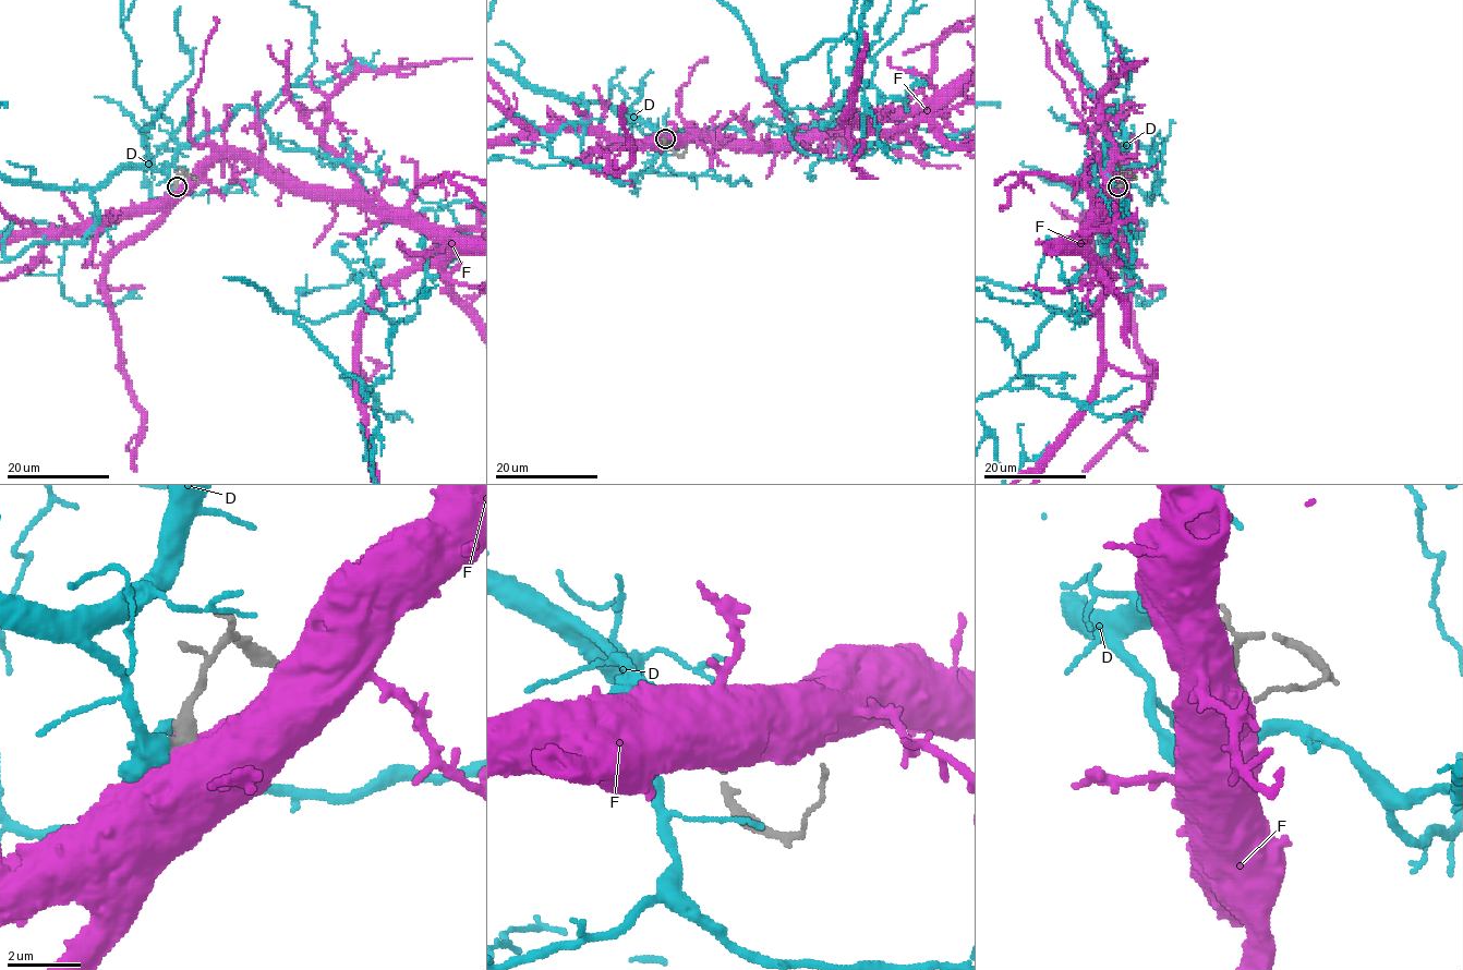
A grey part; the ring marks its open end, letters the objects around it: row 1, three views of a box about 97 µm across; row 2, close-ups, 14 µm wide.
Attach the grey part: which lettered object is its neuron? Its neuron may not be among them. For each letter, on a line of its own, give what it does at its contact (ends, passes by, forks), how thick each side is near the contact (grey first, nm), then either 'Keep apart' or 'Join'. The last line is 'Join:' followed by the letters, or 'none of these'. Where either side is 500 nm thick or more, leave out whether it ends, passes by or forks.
D: It forks there. Thickness 480 nm (grey) against 380 nm. Keep apart
F: Thickness 600 nm (grey) against 800 nm. Keep apart
Join: none of these

